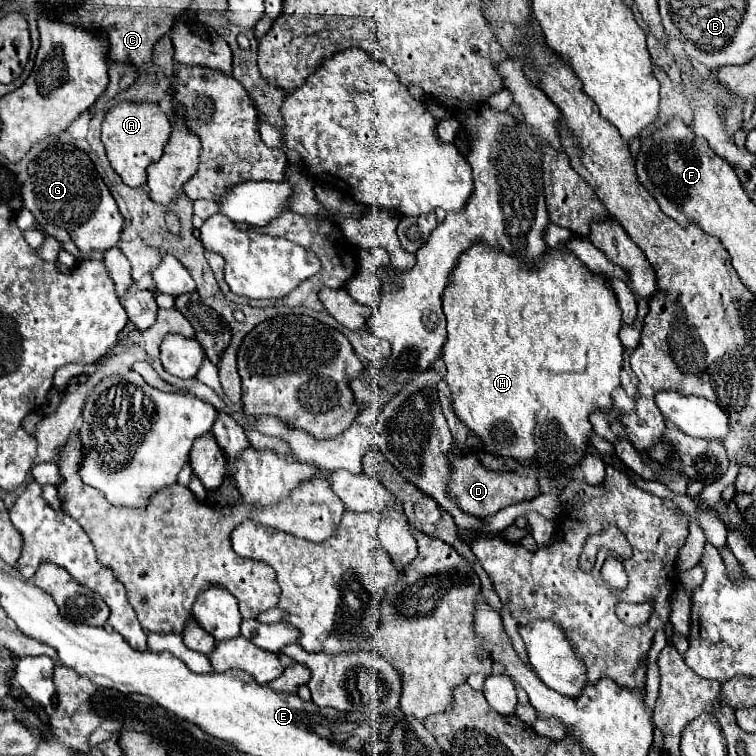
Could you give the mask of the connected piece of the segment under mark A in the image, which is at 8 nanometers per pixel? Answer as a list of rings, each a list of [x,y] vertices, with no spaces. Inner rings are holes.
[[[123,101],[111,107],[103,119],[103,143],[107,149],[107,157],[111,167],[121,175],[121,179],[129,187],[145,185],[147,181],[147,167],[161,159],[163,147],[169,139],[171,123],[167,113],[151,101]]]

